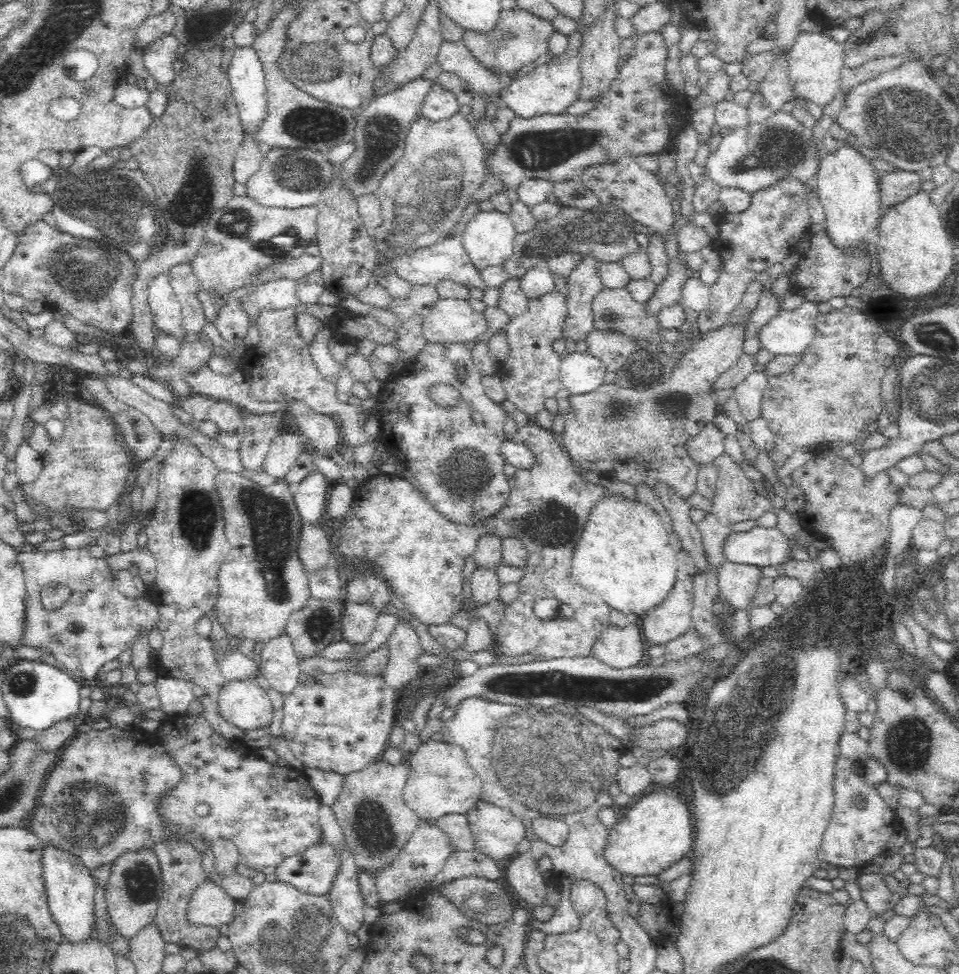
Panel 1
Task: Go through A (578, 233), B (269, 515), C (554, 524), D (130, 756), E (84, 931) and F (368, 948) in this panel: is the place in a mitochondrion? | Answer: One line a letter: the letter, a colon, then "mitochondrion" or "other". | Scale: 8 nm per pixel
A: mitochondrion
B: mitochondrion
C: mitochondrion
D: other
E: other
F: other

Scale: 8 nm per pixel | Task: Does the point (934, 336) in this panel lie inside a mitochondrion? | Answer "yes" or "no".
yes

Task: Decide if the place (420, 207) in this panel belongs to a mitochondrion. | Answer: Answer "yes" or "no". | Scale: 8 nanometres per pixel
yes

